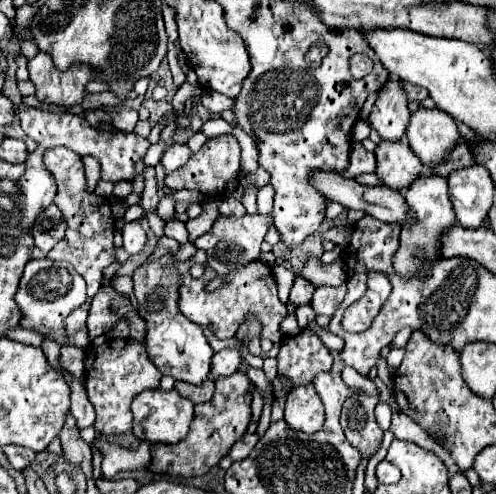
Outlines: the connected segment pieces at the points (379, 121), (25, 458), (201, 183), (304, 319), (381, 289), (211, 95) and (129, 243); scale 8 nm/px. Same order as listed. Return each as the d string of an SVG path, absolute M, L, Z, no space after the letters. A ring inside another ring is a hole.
M388 79L382 85L368 121L386 141L400 141L404 137L410 121L410 111L400 81Z
M6 445L4 453L6 453L8 461L12 463L12 467L18 469L18 471L22 471L24 467L28 467L34 461L34 457L36 457L36 453L32 449L18 447L18 445Z
M220 135L208 139L204 147L198 153L194 153L184 167L168 173L166 185L170 189L194 189L208 195L210 199L218 199L226 193L226 185L238 179L238 171L240 171L240 145L234 135Z
M310 305L297 307L296 315L300 327L306 327L310 321L314 321L316 318L316 313L314 313L314 310Z
M368 271L368 281L366 281L366 293L380 293L380 295L390 295L390 281L384 273L380 271Z
M204 91L200 101L210 113L220 113L224 109L232 109L232 103L234 103L230 97L224 97L224 95L216 93L216 91Z
M132 221L132 223L124 225L124 229L122 229L122 247L130 255L140 253L142 247L144 247L144 241L146 241L146 233L144 233L140 221Z

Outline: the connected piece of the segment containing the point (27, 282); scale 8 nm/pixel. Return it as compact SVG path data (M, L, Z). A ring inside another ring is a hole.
M48 257L30 259L24 267L24 275L20 279L20 289L16 293L16 303L24 313L24 329L34 329L44 337L52 337L62 345L64 341L64 319L86 301L86 283L74 271L68 261L54 261Z

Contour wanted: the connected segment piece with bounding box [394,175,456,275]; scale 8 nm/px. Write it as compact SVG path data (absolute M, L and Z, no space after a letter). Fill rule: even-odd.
M420 175L404 193L406 203L416 213L418 223L416 227L402 227L402 243L400 249L394 255L394 267L400 275L416 275L418 269L426 269L428 261L434 261L440 251L436 251L436 239L440 237L440 231L444 227L450 227L456 221L456 215L452 211L448 185L444 177L436 175Z

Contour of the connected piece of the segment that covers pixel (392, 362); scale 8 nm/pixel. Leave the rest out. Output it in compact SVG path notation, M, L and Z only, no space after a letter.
M392 347L390 355L386 357L390 371L396 371L396 369L400 367L400 361L402 361L402 357L404 357L404 347Z

